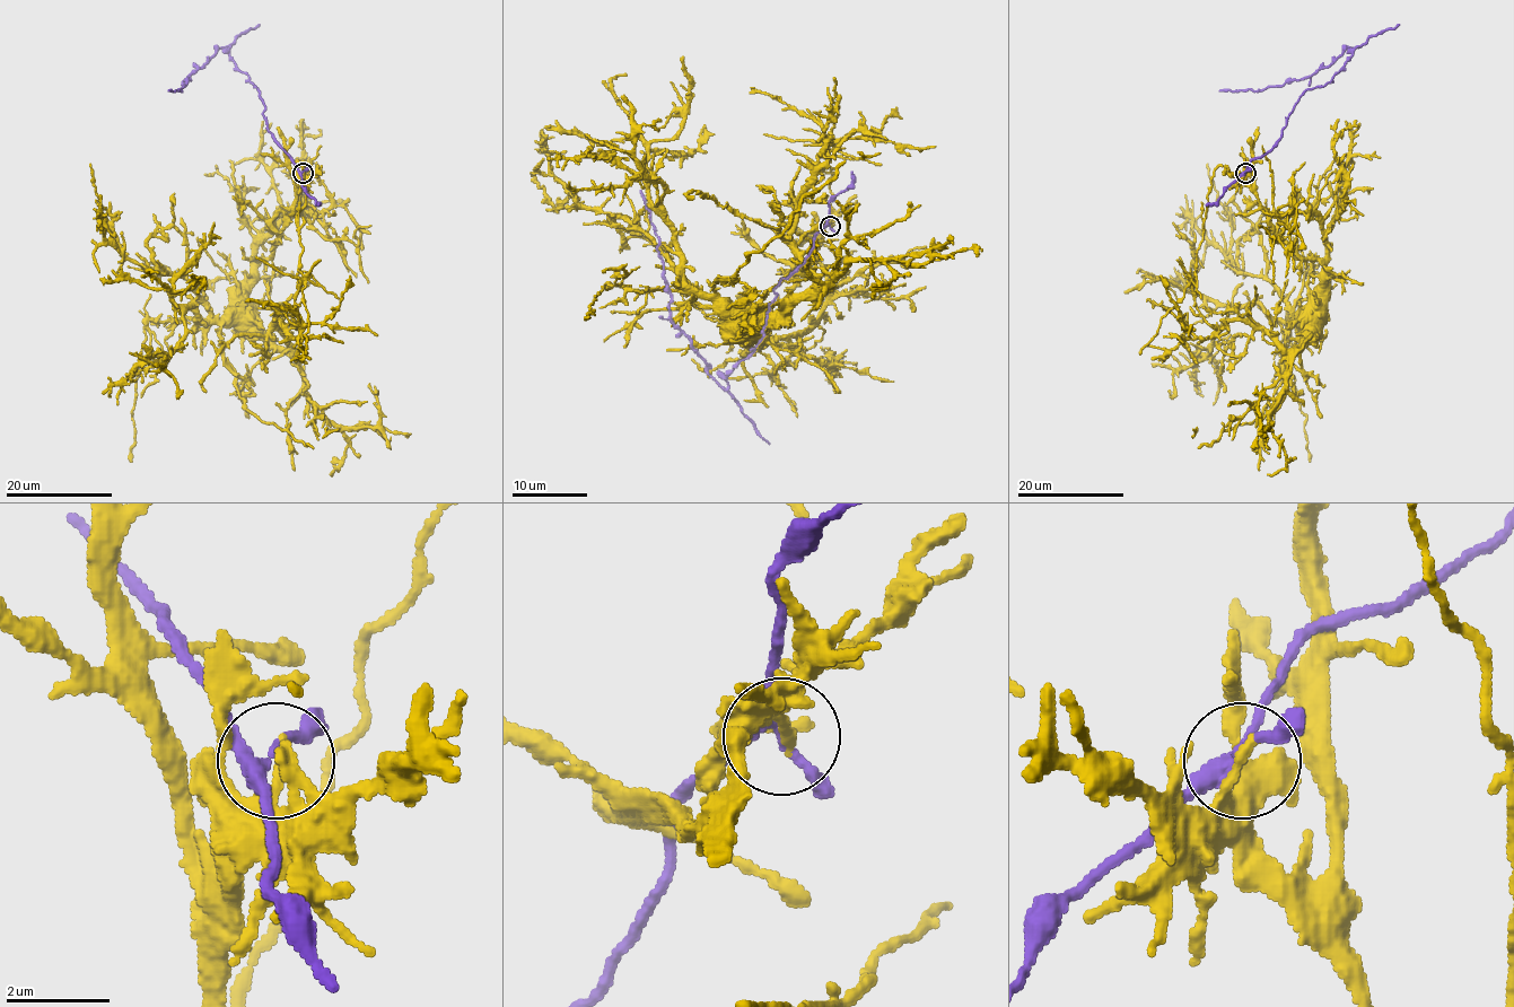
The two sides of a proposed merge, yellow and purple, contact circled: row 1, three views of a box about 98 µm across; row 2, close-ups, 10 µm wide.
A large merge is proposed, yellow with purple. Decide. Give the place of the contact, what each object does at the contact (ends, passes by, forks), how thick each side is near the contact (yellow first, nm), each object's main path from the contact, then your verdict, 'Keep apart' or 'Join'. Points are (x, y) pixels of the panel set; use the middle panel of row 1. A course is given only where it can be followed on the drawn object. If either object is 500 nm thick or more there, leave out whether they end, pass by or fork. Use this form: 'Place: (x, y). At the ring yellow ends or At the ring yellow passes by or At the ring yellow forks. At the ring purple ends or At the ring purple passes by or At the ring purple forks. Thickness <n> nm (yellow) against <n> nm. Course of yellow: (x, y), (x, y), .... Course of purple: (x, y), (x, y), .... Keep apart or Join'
Place: (830, 226). At the ring yellow ends. At the ring purple forks. Thickness 240 nm (yellow) against 240 nm. Course of yellow: (829, 226), (773, 325), (753, 332), (813, 286), (791, 229), (823, 154), (833, 194). Course of purple: (829, 226), (773, 289), (777, 295), (762, 338), (731, 371), (725, 388), (671, 317), (659, 237), (640, 191). Keep apart

